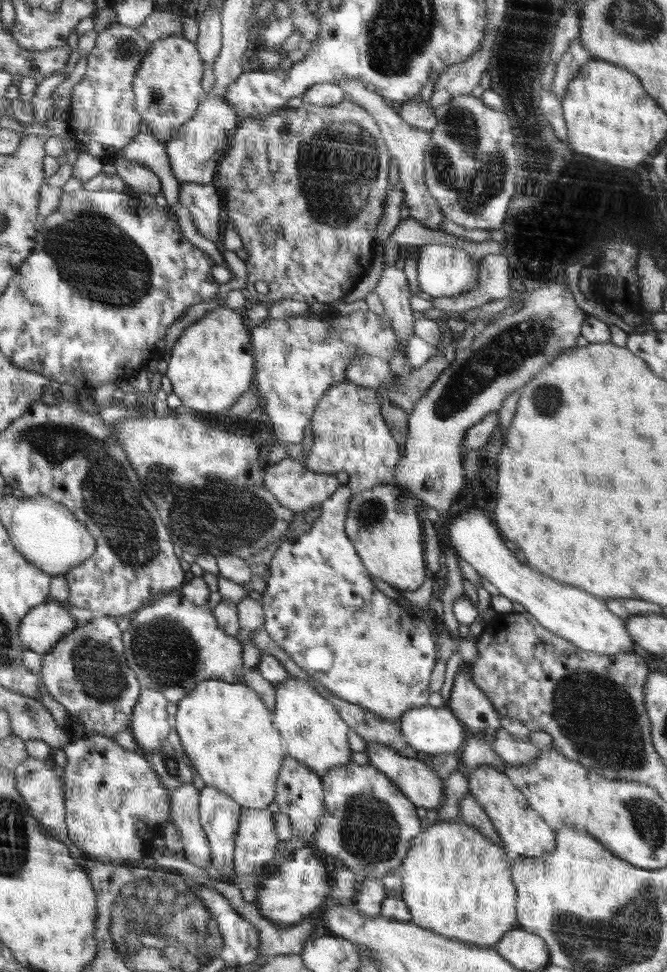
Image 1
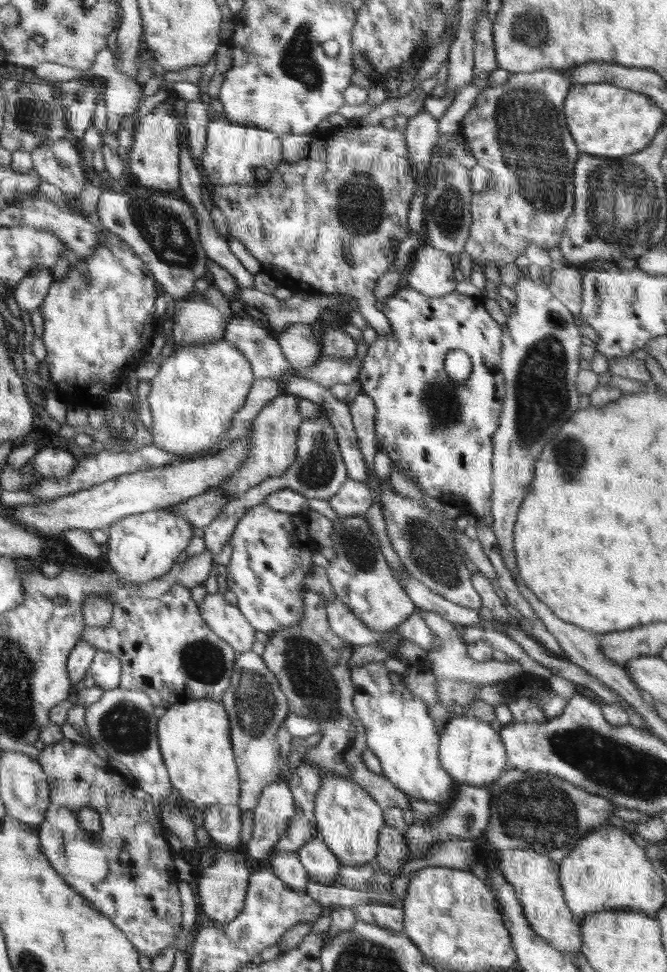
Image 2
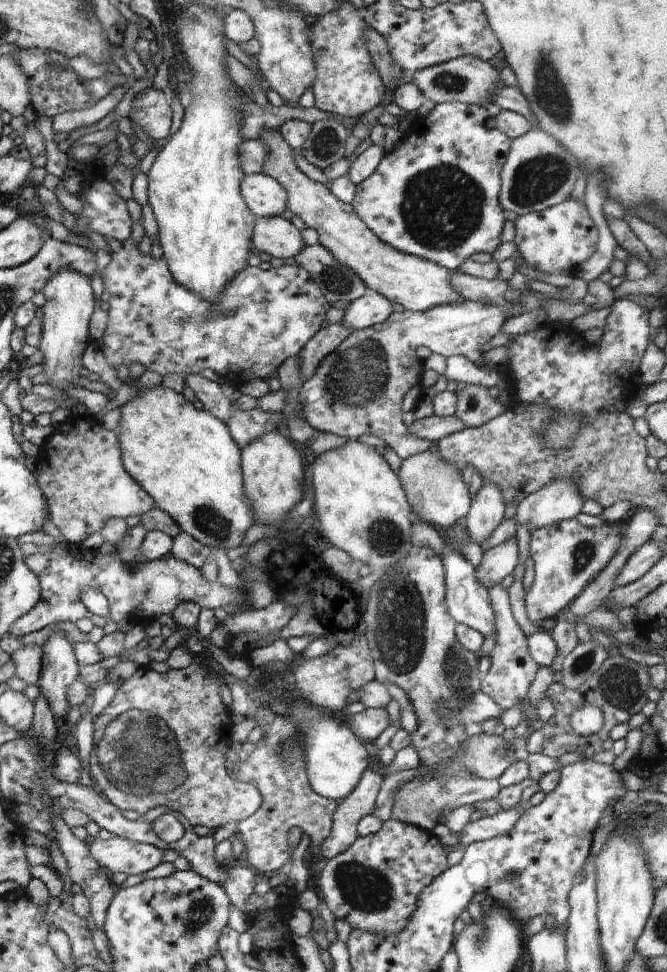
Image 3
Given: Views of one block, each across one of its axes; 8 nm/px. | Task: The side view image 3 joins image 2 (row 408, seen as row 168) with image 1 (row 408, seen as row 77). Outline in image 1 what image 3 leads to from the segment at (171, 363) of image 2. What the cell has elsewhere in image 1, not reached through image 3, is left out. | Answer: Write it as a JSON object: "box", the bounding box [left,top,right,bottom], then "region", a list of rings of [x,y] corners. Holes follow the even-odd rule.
{"box":[163,307,255,413],"region":[[[220,307],[210,310],[194,324],[184,329],[172,347],[170,359],[164,365],[163,371],[170,378],[173,392],[184,406],[195,410],[208,410],[219,413],[228,410],[243,394],[254,388],[255,360],[253,354],[250,328],[243,322],[239,310]]]}

